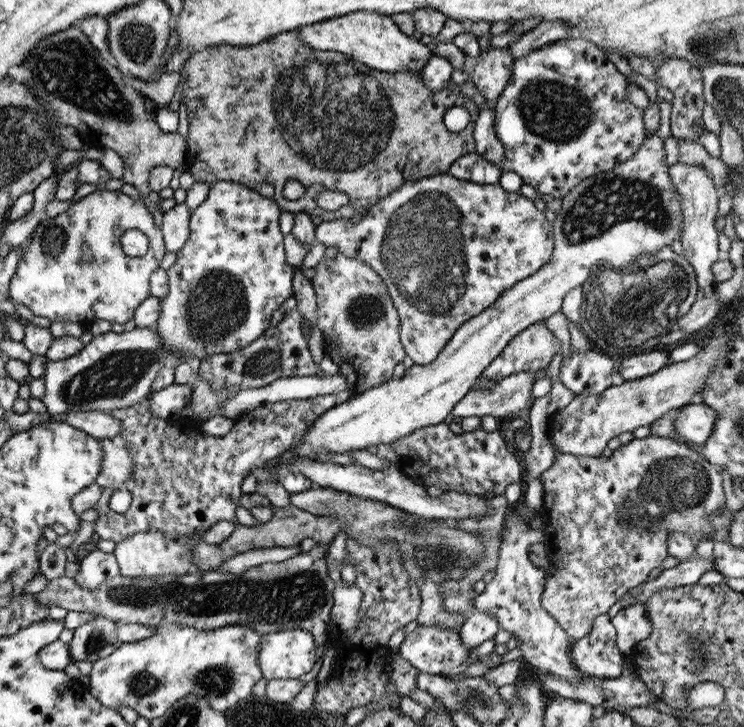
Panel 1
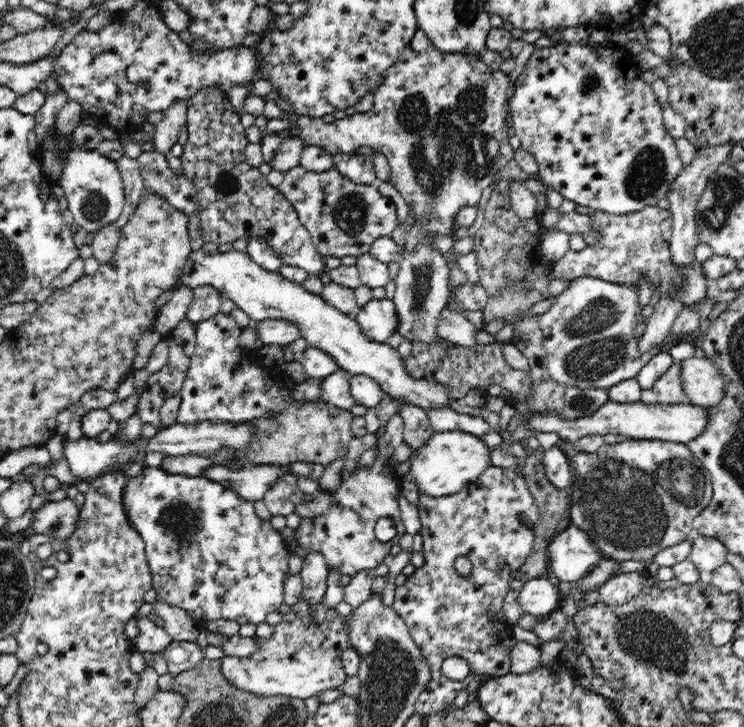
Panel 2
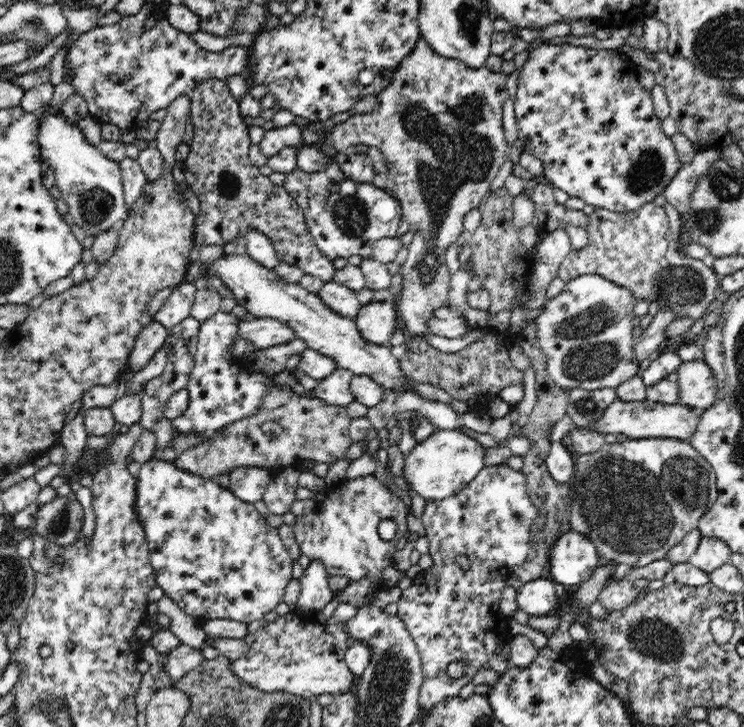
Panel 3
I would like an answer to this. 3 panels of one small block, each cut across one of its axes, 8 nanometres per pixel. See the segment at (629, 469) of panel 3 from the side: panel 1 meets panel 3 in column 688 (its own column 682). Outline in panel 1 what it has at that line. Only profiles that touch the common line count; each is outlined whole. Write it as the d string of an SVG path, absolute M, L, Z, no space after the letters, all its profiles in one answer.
M647 436L647 438L635 438L623 446L619 446L617 450L613 450L611 456L573 456L573 454L557 454L555 462L541 474L541 484L543 484L543 506L539 508L541 514L541 522L543 522L543 544L545 544L545 552L547 558L545 562L549 562L549 566L545 566L545 590L541 592L541 606L543 610L565 630L565 634L569 636L569 640L579 640L583 636L589 634L589 630L593 628L593 620L597 620L597 616L607 614L607 610L623 598L623 594L631 588L637 588L639 584L643 584L647 580L647 574L661 566L661 562L669 556L667 554L667 538L673 532L683 532L687 536L691 536L693 540L697 538L713 538L717 536L711 524L711 518L721 512L725 508L725 496L721 490L721 476L719 476L719 468L715 468L711 462L707 462L699 452L689 450L683 442L673 442L671 438L663 438L663 436Z

